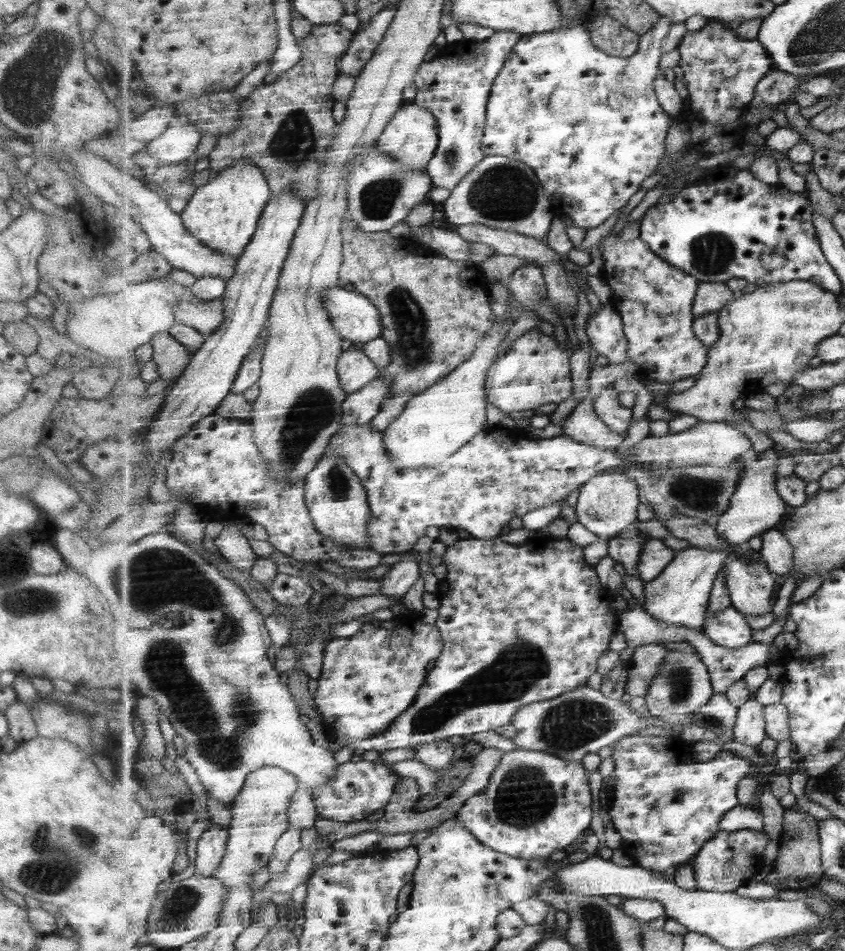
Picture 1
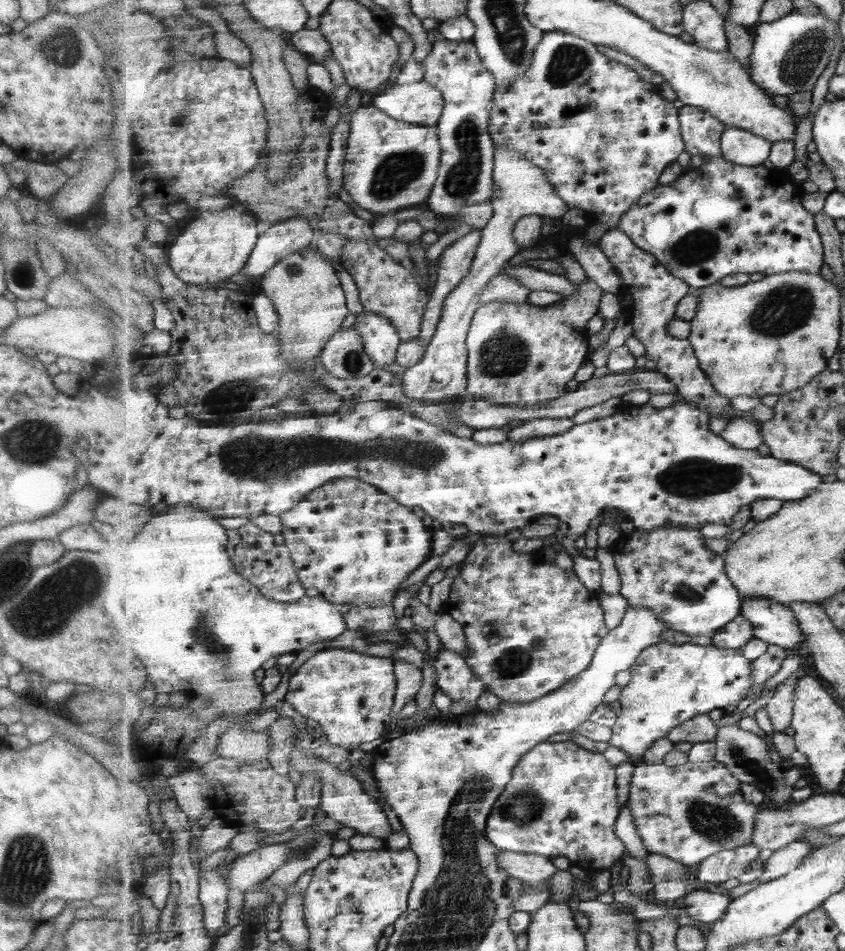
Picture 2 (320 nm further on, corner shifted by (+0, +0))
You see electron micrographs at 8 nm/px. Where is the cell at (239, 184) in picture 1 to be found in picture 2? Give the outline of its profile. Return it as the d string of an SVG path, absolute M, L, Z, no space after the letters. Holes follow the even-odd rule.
M240 206L228 208L221 212L200 211L200 215L186 225L182 233L172 234L173 243L167 248L168 263L173 272L187 284L201 290L218 289L218 282L227 282L231 276L239 274L248 265L251 253L258 243L258 217Z

